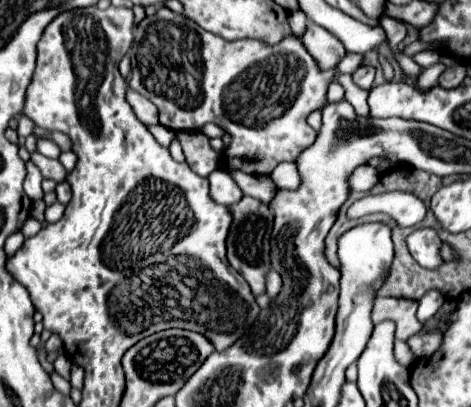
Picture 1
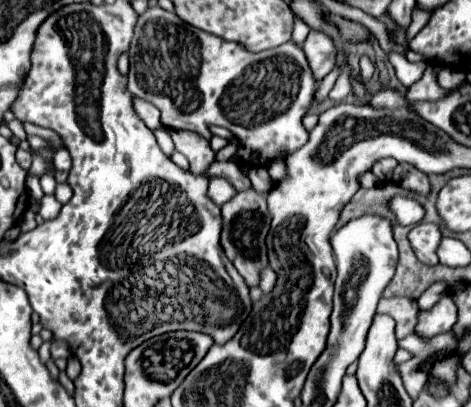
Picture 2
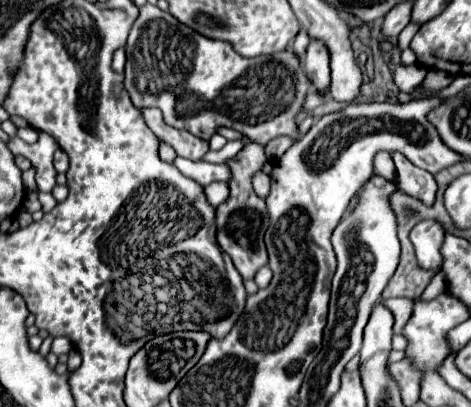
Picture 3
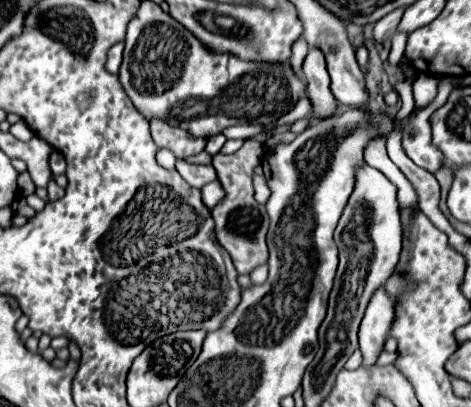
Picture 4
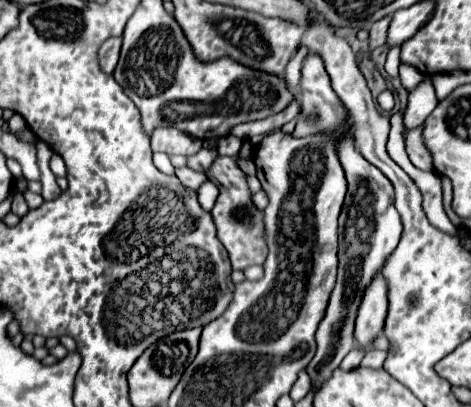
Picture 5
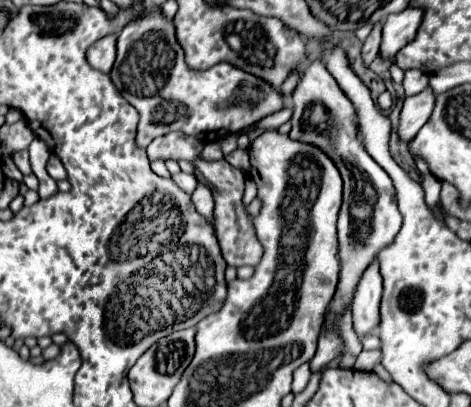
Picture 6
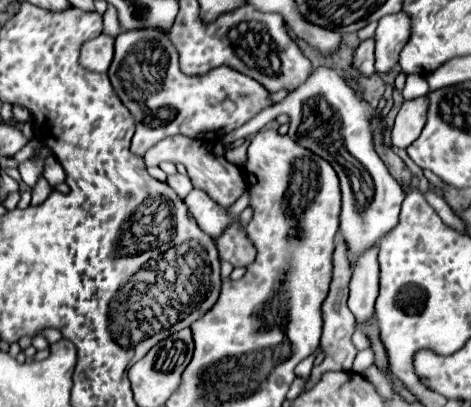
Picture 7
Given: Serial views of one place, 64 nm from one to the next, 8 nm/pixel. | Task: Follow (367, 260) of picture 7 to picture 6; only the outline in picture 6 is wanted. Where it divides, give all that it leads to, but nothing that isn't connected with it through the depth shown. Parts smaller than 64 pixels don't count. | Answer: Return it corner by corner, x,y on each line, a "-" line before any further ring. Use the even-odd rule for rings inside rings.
374,262
362,276
354,302
352,302
352,318
354,330
358,336
366,336
378,328
380,322
380,300
382,300
382,276
378,270
378,262

